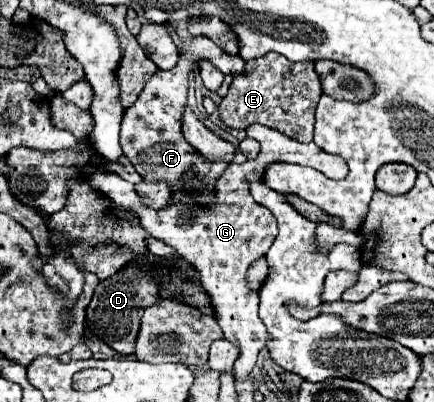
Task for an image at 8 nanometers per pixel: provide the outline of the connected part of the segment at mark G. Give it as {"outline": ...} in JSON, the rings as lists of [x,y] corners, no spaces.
{"outline":[[[258,123],[250,125],[246,129],[246,135],[259,141],[260,155],[254,161],[246,161],[242,165],[230,163],[224,175],[218,179],[216,203],[206,209],[194,209],[194,205],[190,207],[190,205],[178,205],[176,201],[170,201],[170,205],[162,209],[162,213],[154,213],[154,209],[146,209],[146,205],[142,205],[142,199],[136,195],[134,185],[124,181],[122,177],[96,169],[88,179],[88,183],[96,191],[110,197],[116,205],[134,209],[134,213],[138,213],[142,221],[142,227],[152,237],[174,247],[178,255],[186,259],[200,273],[202,279],[200,285],[212,299],[212,307],[216,311],[216,319],[224,331],[224,337],[240,349],[238,359],[234,363],[236,381],[246,381],[250,377],[260,349],[270,340],[266,327],[258,317],[258,293],[250,293],[250,289],[246,289],[246,271],[254,259],[266,255],[266,251],[270,249],[270,245],[278,235],[276,217],[268,209],[252,201],[250,183],[262,181],[266,167],[276,161],[314,167],[332,179],[344,179],[348,173],[348,165],[342,157],[322,153],[322,149],[318,149],[314,143],[298,143]]]}

